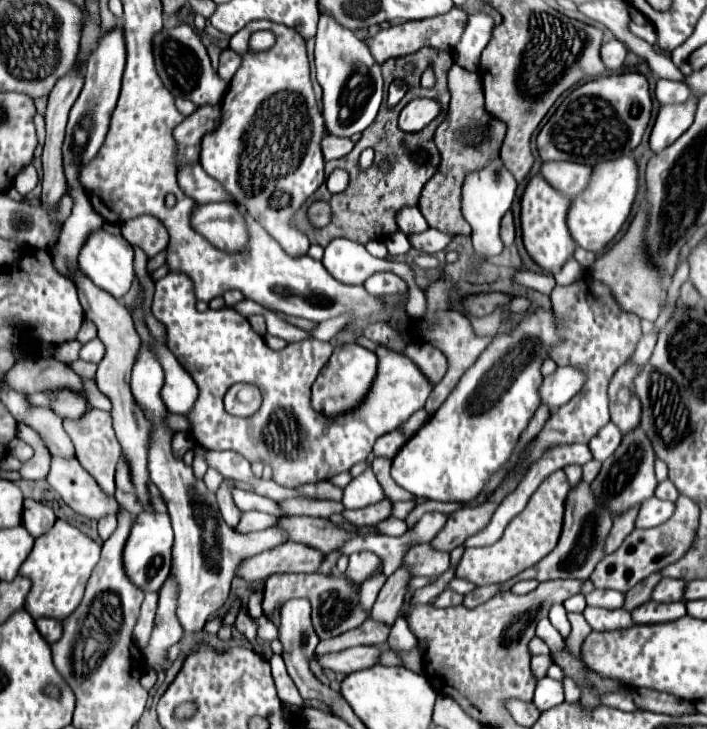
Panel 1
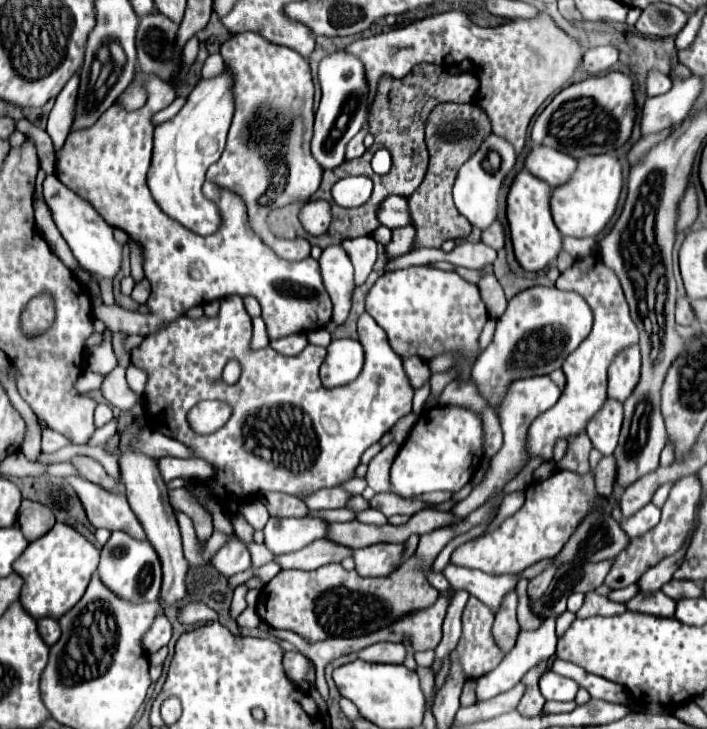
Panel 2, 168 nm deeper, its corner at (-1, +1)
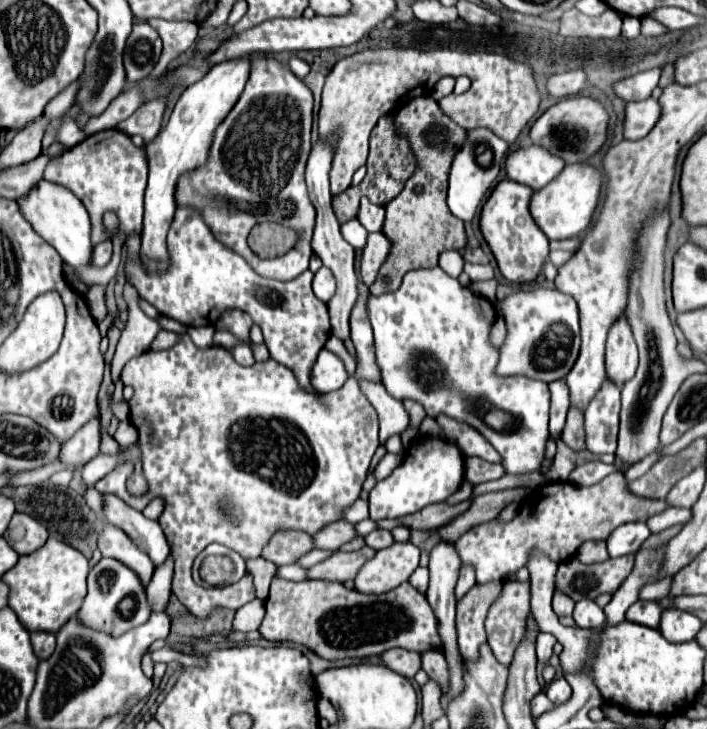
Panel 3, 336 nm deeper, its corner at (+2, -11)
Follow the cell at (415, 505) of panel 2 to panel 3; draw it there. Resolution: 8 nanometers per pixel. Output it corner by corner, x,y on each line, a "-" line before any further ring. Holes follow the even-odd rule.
445,502
429,504
421,512
415,512
415,514
399,518
399,522
409,530
435,530
435,528
447,524
449,520
453,520
457,514
465,512
469,508
469,504
471,502
461,502
457,506
449,506

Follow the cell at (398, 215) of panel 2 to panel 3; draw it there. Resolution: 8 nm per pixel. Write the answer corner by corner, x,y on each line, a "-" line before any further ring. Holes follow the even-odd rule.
361,200
359,208
359,222
367,228
367,232
383,232
383,222
385,222
385,208
375,206
369,200

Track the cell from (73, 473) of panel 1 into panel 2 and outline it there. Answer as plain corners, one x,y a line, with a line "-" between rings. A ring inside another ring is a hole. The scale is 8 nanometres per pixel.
66,478
70,486
78,492
78,498
82,500
88,520
94,528
106,528
110,532
122,530
128,536
134,536
136,540
146,540
144,528
138,522
136,514
128,506
128,500
124,494
108,492
84,478

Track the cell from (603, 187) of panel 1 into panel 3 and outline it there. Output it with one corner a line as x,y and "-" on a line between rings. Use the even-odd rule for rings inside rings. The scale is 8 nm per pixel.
569,164
563,168
561,176
557,176
547,188
533,192
531,198
531,216
539,228
543,228
549,240
567,240
567,238
581,238
595,214
601,196
601,182
603,176
591,164

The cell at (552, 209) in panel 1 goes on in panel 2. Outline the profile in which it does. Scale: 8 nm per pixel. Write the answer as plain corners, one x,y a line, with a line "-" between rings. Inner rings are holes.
520,170
514,176
514,182
506,196
506,218
510,226
510,240
512,240
514,256
518,264
528,272
544,270
556,260
558,252
562,250
562,236
558,228
554,226
554,220
550,214
550,204
548,204
550,192
552,188
546,182
538,180
526,170

